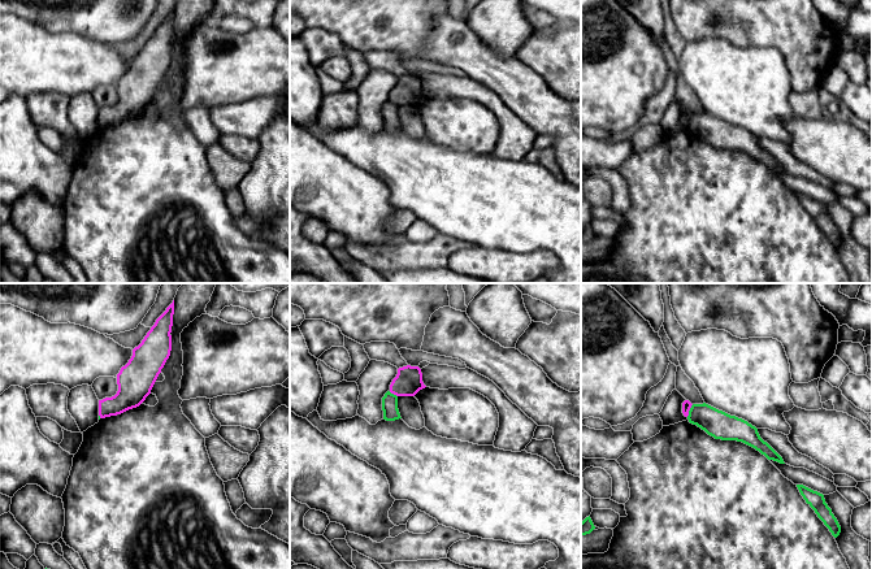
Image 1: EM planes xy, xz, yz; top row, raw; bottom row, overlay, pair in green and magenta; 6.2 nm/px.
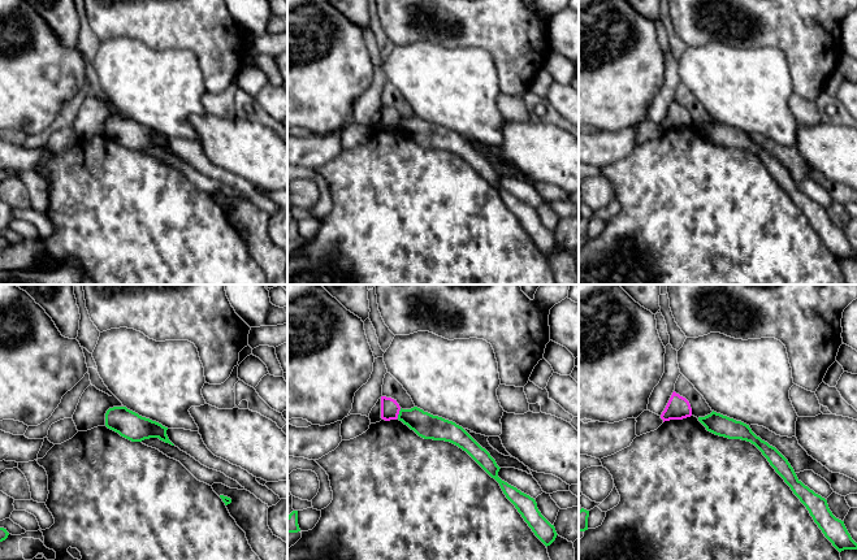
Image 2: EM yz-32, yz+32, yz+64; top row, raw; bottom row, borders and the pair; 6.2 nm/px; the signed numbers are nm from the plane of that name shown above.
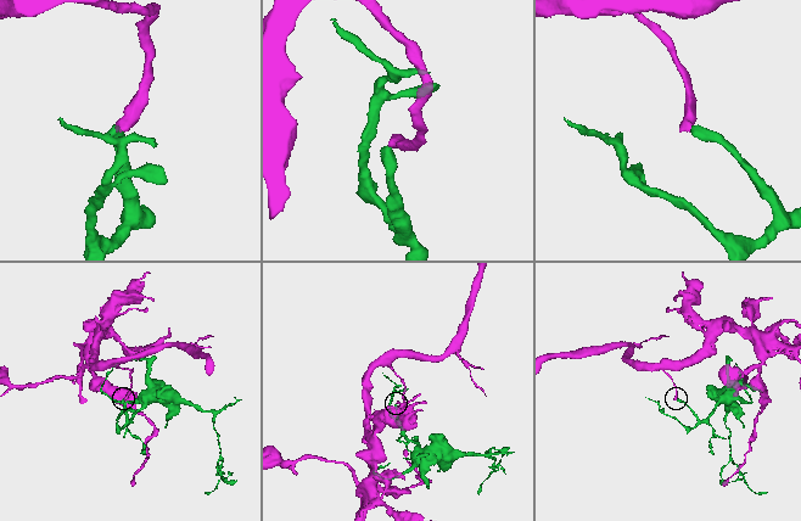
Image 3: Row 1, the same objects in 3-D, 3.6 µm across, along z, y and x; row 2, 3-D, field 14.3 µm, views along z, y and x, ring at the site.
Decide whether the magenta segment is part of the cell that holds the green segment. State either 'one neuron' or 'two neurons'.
two neurons

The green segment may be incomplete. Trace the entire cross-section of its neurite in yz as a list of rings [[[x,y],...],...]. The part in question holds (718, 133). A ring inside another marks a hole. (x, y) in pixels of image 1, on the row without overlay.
[[[703,112],[691,114],[687,129],[715,148],[742,151],[759,160],[768,169],[785,173],[782,166],[760,147],[758,138],[742,127]]]

